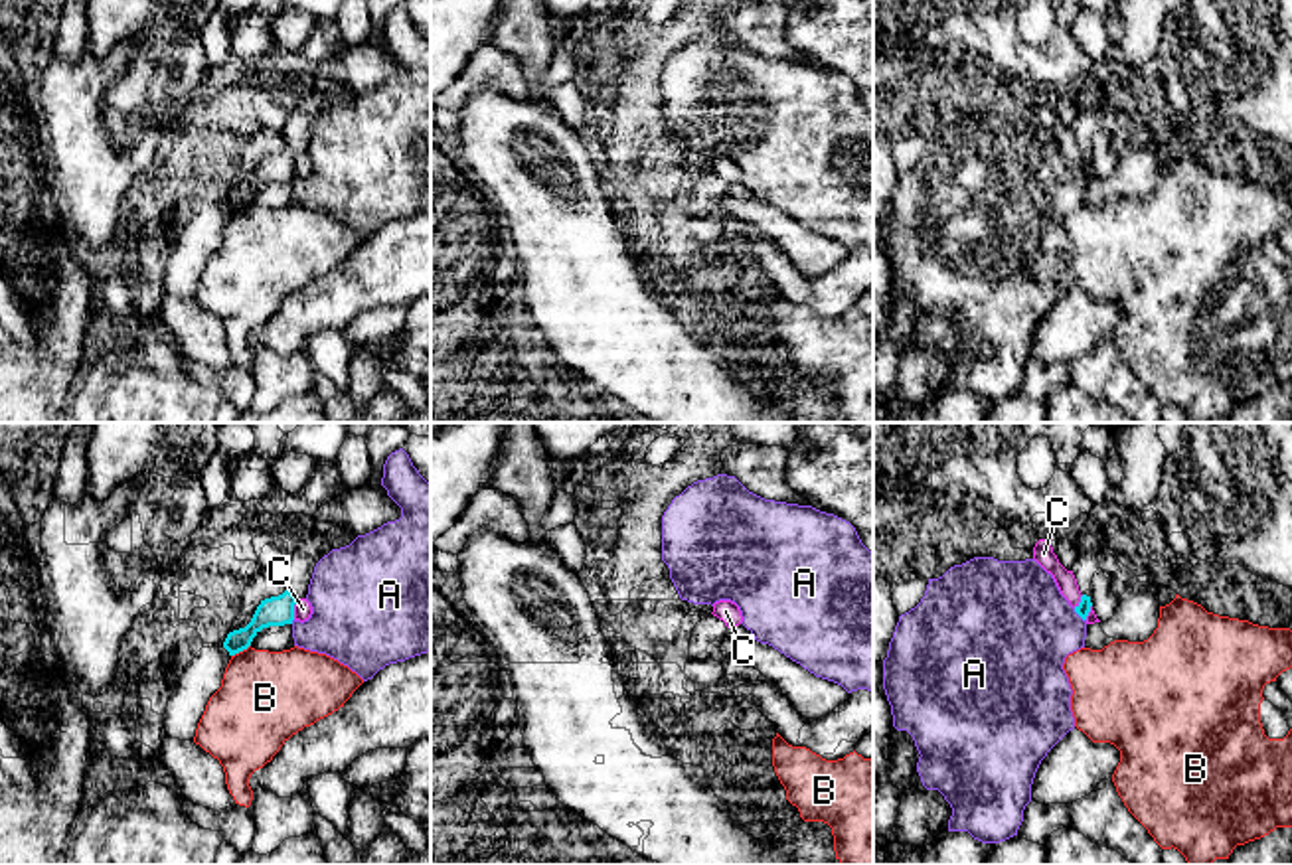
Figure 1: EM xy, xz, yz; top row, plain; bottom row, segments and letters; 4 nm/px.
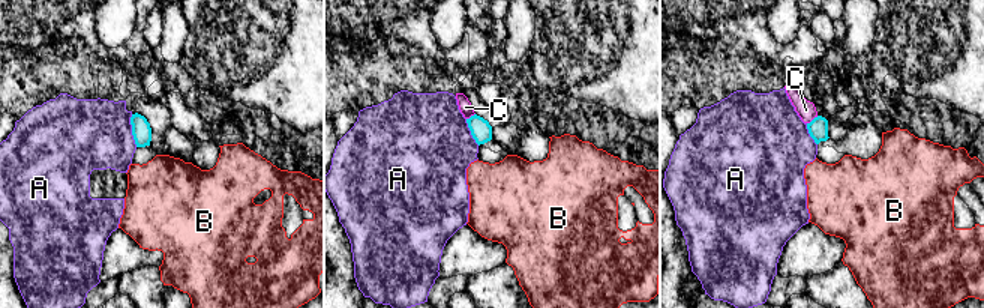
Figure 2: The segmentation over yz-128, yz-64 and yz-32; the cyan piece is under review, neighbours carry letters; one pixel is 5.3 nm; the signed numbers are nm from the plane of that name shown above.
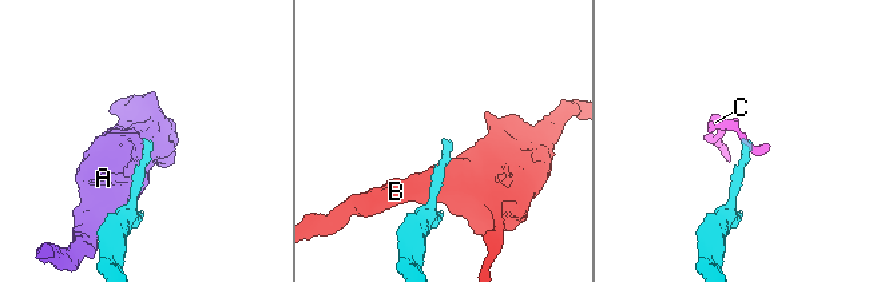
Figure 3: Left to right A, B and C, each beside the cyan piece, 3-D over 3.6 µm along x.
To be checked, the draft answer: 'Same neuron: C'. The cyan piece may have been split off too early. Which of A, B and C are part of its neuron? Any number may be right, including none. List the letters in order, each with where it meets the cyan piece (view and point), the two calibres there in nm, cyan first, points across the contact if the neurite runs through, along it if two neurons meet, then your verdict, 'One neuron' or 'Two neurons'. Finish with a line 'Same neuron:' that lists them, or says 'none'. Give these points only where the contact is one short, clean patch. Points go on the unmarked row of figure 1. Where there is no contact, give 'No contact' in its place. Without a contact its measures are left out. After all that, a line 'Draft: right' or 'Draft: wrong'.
A: Touches cyan at yz (1079, 172). Thickness 60 nm (cyan) against 440 nm. Boundary: yz (1073, 166), (1085, 178). Two neurons
B: Touches cyan at xy (240, 208). Thickness 130 nm (cyan) against 380 nm. Two neurons
C: Touches cyan at xy (293, 166). Thickness 130 nm (cyan) against 70 nm. Boundary: xy (297, 157), (293, 176). Two neurons
Same neuron: none
Draft: wrong

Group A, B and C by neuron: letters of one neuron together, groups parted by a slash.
A / B / C

